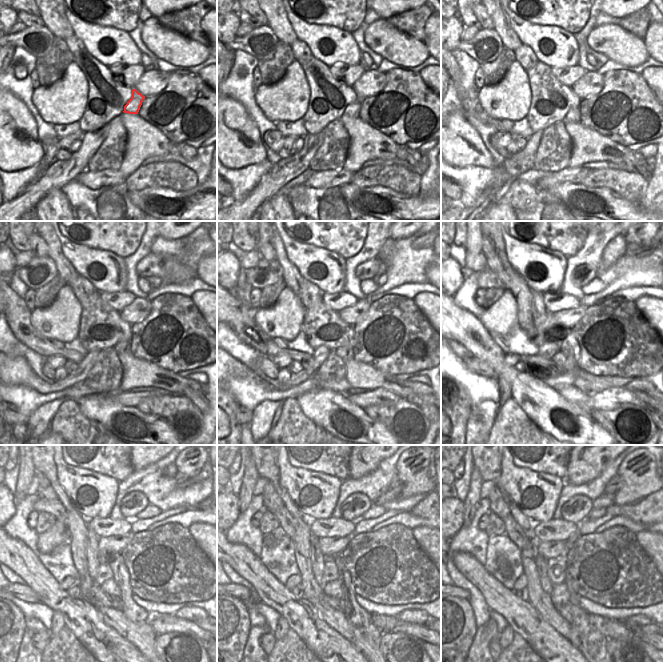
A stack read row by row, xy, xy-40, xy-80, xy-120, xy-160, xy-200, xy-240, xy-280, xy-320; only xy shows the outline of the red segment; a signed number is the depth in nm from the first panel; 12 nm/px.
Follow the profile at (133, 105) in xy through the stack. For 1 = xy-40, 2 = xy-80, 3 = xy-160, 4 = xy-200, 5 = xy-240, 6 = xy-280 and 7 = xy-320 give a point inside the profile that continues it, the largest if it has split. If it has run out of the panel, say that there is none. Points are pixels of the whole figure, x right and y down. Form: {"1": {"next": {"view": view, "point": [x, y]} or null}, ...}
{"1": {"next": {"view": "xy-40", "point": [352, 110]}}, "2": {"next": {"view": "xy-80", "point": [573, 115]}}, "3": {"next": {"view": "xy-160", "point": [345, 353]}}, "4": {"next": {"view": "xy-200", "point": [559, 359]}}, "5": {"next": {"view": "xy-240", "point": [110, 587]}}, "6": {"next": {"view": "xy-280", "point": [333, 588]}}, "7": {"next": {"view": "xy-320", "point": [559, 595]}}}

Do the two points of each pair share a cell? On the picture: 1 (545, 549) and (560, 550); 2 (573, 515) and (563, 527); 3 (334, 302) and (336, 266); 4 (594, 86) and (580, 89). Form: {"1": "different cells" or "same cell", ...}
{"1": "same cell", "2": "different cells", "3": "different cells", "4": "same cell"}

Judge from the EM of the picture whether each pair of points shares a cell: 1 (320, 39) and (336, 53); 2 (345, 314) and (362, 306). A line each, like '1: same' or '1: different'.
1: same
2: same

